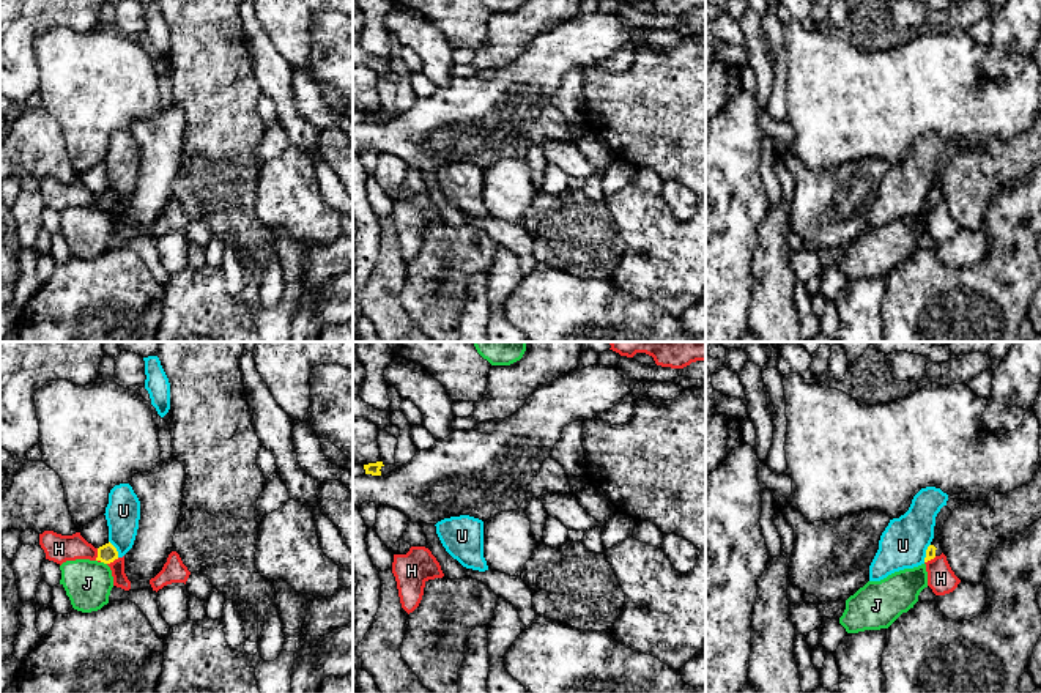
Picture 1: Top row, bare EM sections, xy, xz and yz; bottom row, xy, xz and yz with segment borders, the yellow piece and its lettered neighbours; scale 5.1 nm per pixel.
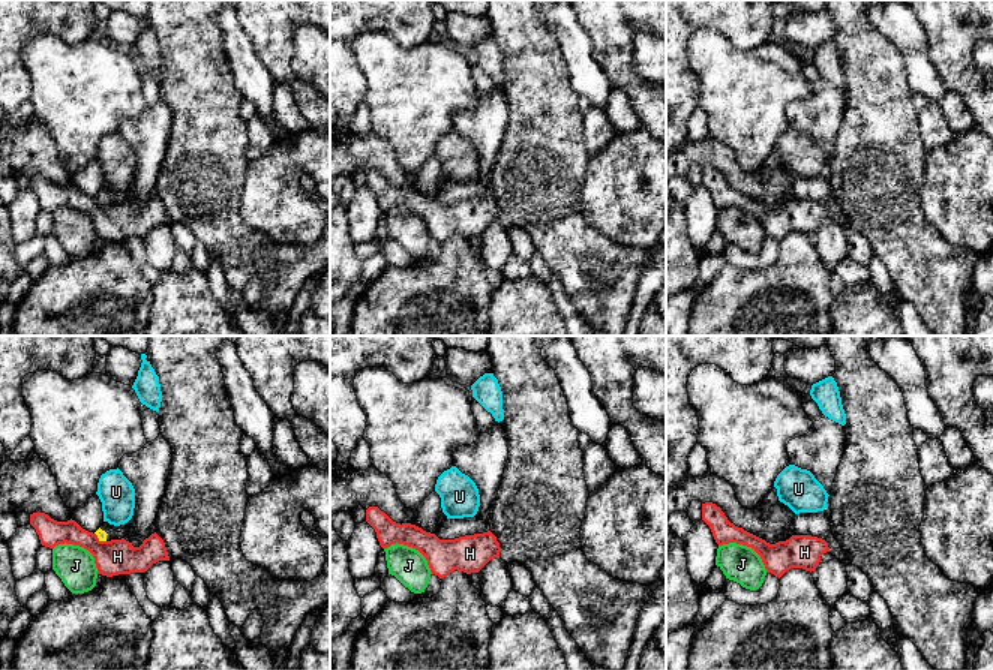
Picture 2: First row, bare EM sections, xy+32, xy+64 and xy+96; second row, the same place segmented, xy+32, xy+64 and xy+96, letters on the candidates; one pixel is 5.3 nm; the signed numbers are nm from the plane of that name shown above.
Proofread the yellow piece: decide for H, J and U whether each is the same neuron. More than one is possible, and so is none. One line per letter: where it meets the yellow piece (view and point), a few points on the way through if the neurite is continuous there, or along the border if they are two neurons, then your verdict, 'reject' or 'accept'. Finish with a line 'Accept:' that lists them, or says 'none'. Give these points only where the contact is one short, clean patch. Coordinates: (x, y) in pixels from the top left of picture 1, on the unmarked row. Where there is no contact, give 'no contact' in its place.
H: xy (98, 203) | along xy (96, 196), (96, 205), (101, 208) | reject
J: xy (104, 210) | along xy (101, 208), (106, 211) | reject
U: xy (115, 196) | reject
Accept: none

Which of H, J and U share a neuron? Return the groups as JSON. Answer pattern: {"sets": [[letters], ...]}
{"sets": [["H"], ["J"], ["U"]]}

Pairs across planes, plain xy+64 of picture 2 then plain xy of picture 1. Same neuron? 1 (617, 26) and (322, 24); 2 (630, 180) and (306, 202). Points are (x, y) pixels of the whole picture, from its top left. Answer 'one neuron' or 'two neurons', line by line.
1: two neurons
2: one neuron

